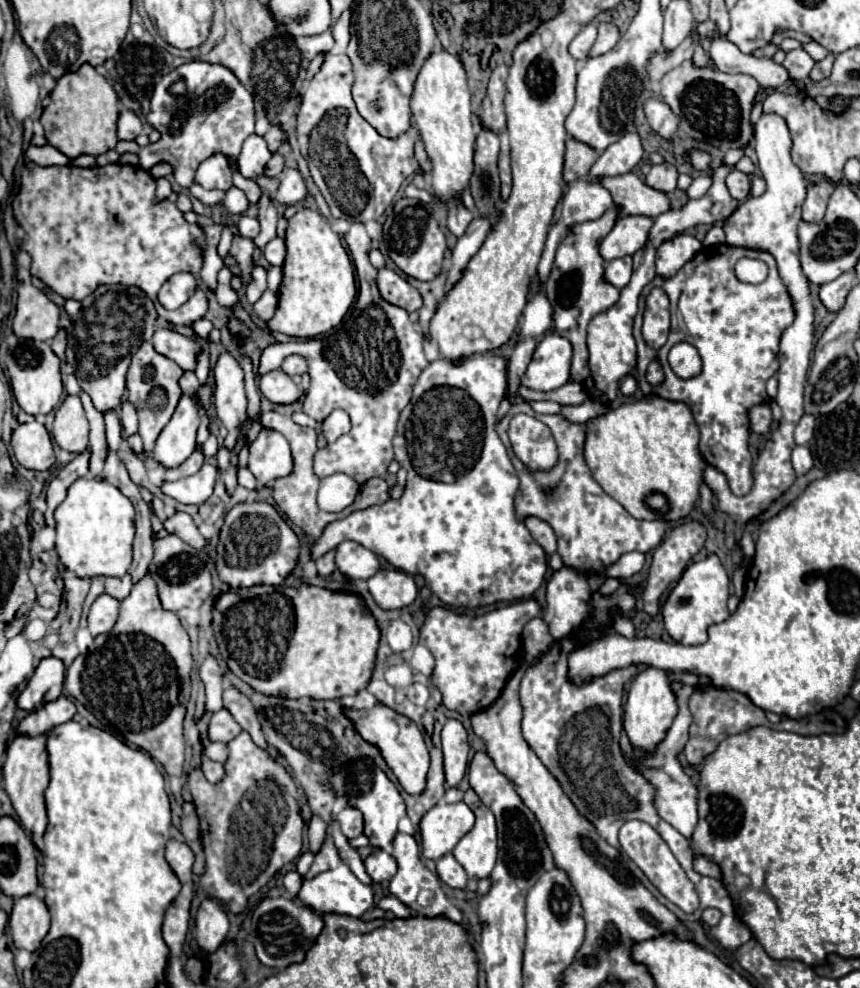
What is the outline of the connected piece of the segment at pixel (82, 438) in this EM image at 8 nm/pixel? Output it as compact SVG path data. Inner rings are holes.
M69 394L55 412L53 436L69 452L83 452L89 444L89 422L77 394Z

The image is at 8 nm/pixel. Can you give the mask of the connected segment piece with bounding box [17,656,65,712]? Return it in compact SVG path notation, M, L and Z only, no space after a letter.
M49 656L39 662L33 678L27 682L27 688L21 692L17 706L25 712L33 712L45 704L47 698L57 698L63 692L65 666L63 660Z

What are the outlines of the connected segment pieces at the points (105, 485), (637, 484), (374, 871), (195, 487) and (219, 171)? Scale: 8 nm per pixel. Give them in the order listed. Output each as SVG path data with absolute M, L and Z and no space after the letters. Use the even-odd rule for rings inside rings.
M79 478L69 486L67 498L57 506L57 554L59 560L79 578L123 576L131 566L131 546L135 536L135 508L107 480Z
M645 396L637 402L623 404L587 422L585 460L599 486L615 498L633 518L639 520L667 520L677 522L695 508L699 500L699 486L707 462L699 452L699 428L687 404L671 402L659 396Z
M375 850L367 856L365 870L373 878L373 882L383 882L393 878L393 872L397 872L397 862L385 850Z
M203 464L201 470L193 476L175 482L163 482L161 492L183 504L203 504L213 492L215 478L217 478L217 468L211 464Z
M213 154L199 164L195 182L207 190L211 190L211 188L229 190L231 188L231 170L227 164L217 164L217 154Z

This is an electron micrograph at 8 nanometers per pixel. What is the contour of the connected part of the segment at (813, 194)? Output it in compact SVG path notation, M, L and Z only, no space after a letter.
M815 180L809 186L807 198L803 202L803 220L805 222L821 222L825 216L825 208L829 202L829 196L833 194L835 184L829 180Z

